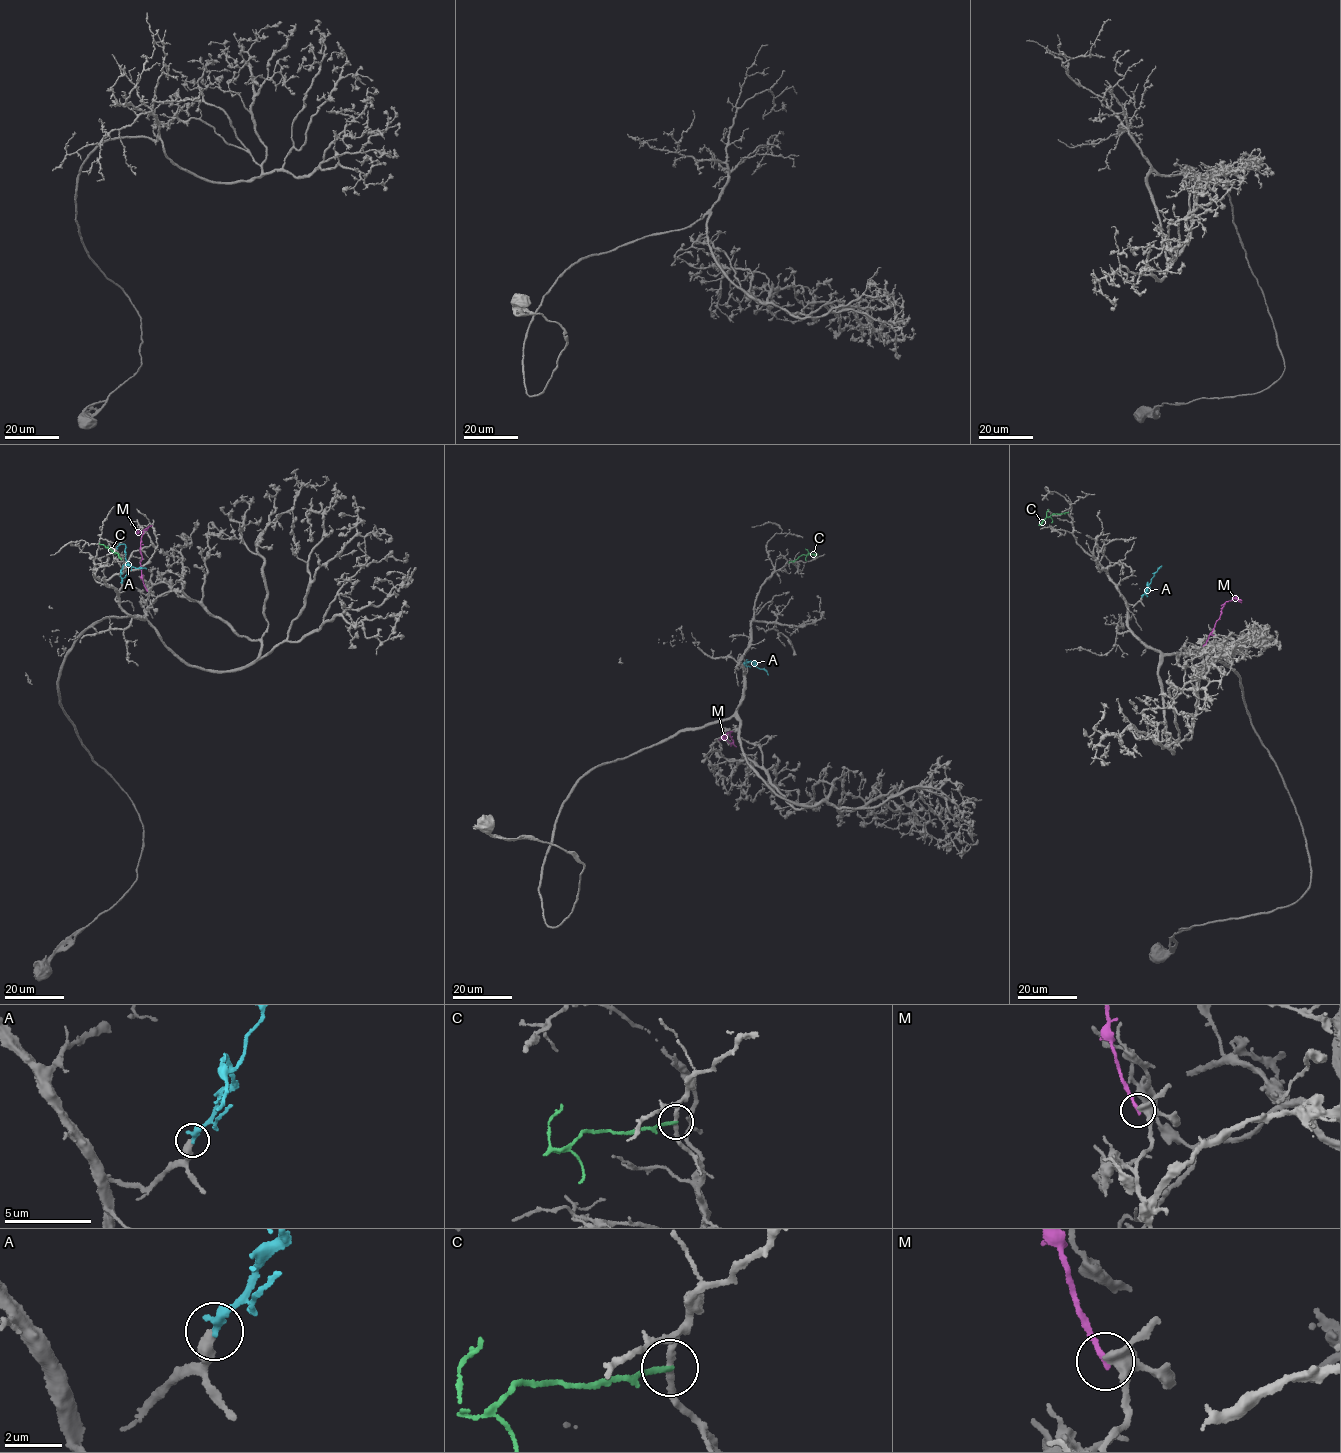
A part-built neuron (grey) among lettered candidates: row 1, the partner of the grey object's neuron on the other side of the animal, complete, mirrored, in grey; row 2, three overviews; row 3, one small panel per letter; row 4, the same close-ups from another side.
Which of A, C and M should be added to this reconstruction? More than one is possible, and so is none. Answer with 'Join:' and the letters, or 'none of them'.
Join: A

